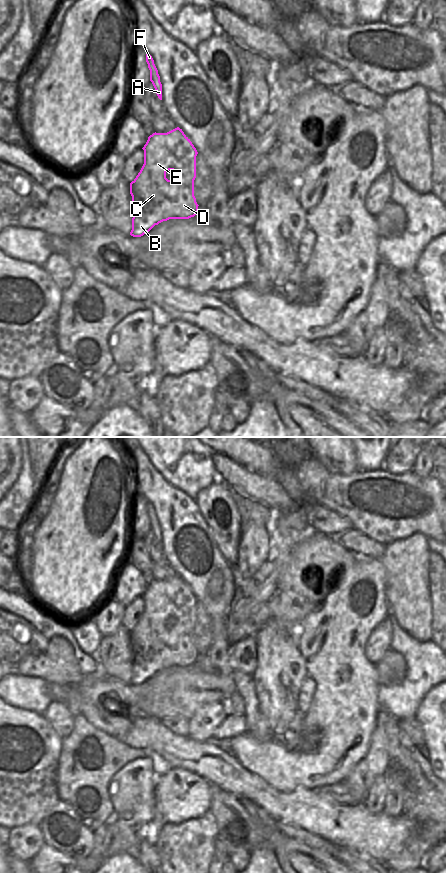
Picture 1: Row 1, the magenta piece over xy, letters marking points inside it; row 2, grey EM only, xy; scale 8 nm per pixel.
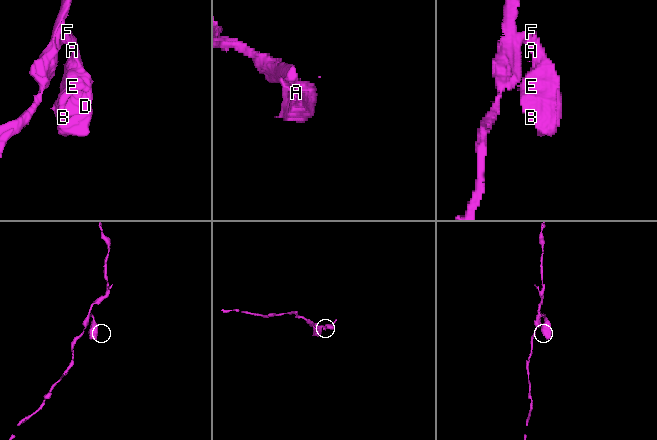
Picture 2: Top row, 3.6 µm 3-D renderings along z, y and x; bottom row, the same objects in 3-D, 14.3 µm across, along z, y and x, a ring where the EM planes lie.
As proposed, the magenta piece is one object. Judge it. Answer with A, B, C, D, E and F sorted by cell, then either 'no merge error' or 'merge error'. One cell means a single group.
A B C D E F | no merge error

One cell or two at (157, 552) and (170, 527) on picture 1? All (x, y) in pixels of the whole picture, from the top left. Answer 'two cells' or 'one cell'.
two cells

